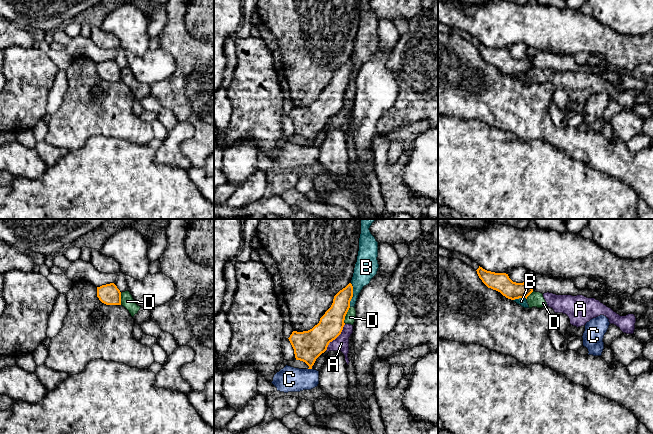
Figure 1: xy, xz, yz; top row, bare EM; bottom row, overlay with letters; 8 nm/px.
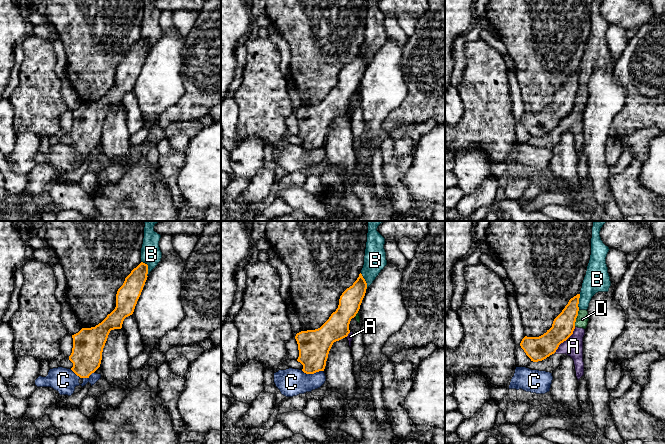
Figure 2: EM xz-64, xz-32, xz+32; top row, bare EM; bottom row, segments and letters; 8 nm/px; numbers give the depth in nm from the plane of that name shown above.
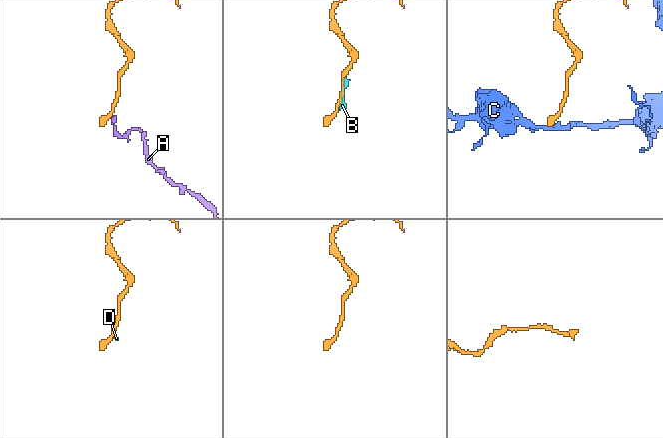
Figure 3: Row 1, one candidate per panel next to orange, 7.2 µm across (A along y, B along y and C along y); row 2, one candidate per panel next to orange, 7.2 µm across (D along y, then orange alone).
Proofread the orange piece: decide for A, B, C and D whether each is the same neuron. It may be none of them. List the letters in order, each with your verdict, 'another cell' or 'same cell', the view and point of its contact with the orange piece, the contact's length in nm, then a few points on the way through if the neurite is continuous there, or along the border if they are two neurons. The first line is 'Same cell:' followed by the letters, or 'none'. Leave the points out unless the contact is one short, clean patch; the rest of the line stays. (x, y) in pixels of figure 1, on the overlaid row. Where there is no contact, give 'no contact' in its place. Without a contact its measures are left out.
Same cell: none
A: another cell; meets orange in xz at (335, 338); contact 280 nm long; border along xz (345, 324), (342, 331), (329, 343), (325, 350)
B: another cell; meets orange in xz at (352, 295); contact 190 nm long
C: another cell; meets orange in xz at (310, 368); contact 30 nm long; border along xz (308, 368), (311, 369)
D: another cell; meets orange in xz at (345, 315); contact 140 nm long; border along xz (350, 307), (345, 316), (344, 323)

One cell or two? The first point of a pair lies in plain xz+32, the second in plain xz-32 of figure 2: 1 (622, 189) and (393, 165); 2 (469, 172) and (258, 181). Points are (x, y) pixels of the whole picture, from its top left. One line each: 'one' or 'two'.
1: one
2: two

